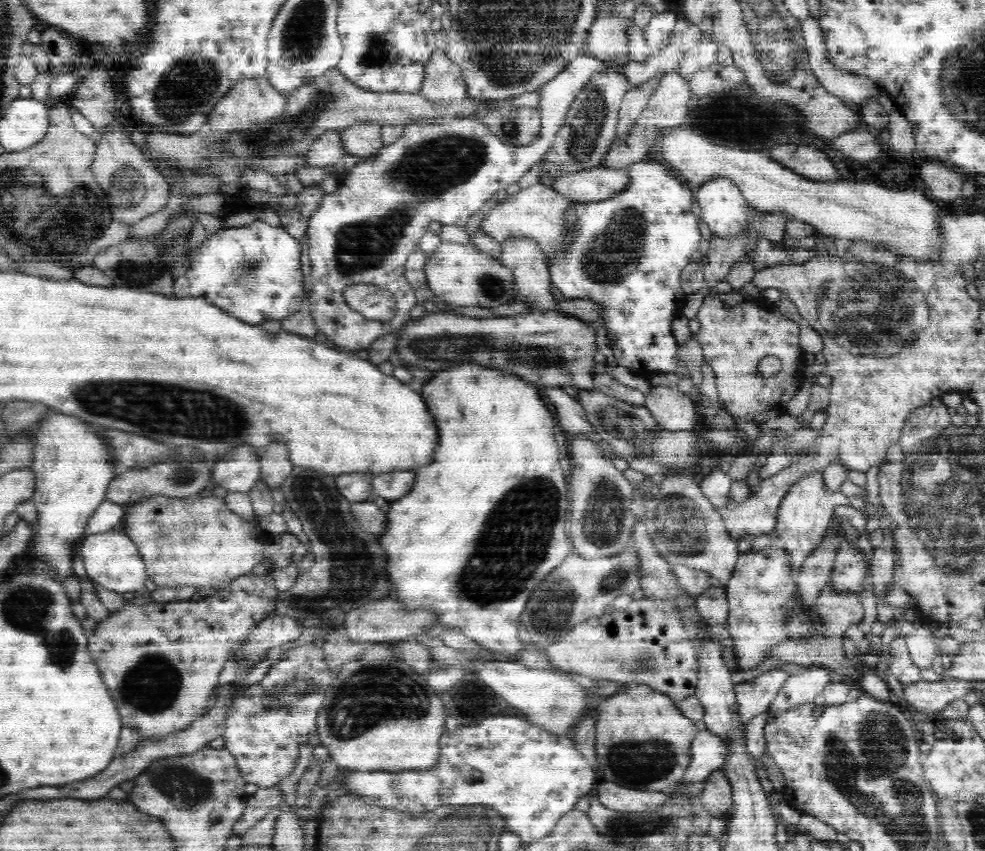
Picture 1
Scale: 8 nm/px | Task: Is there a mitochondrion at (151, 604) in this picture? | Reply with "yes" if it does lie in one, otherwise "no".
no

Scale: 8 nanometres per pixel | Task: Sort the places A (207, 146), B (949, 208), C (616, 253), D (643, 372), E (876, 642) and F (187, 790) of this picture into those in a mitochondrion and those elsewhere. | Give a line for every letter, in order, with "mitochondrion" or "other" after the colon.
A: other
B: other
C: mitochondrion
D: other
E: other
F: mitochondrion

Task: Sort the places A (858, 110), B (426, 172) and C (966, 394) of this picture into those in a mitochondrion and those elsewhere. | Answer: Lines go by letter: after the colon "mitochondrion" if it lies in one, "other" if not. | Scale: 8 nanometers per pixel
A: other
B: mitochondrion
C: other

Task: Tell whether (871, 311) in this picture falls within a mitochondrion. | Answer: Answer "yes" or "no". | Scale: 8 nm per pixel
yes

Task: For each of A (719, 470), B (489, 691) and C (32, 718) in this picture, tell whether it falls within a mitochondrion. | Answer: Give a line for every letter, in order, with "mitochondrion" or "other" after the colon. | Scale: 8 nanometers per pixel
A: other
B: other
C: other

